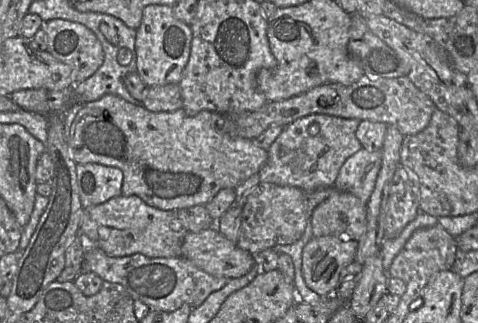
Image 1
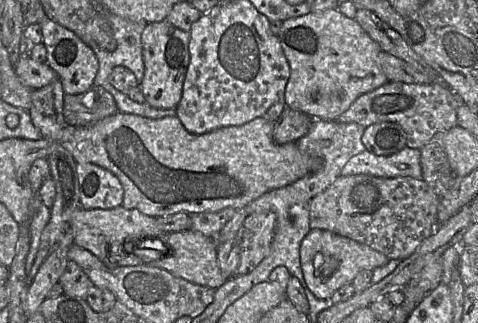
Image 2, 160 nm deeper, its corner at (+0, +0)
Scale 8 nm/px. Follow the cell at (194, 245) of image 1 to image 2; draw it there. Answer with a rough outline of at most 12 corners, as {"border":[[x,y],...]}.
{"border":[[165,234],[168,252],[149,265],[213,290],[228,280],[214,237]]}

